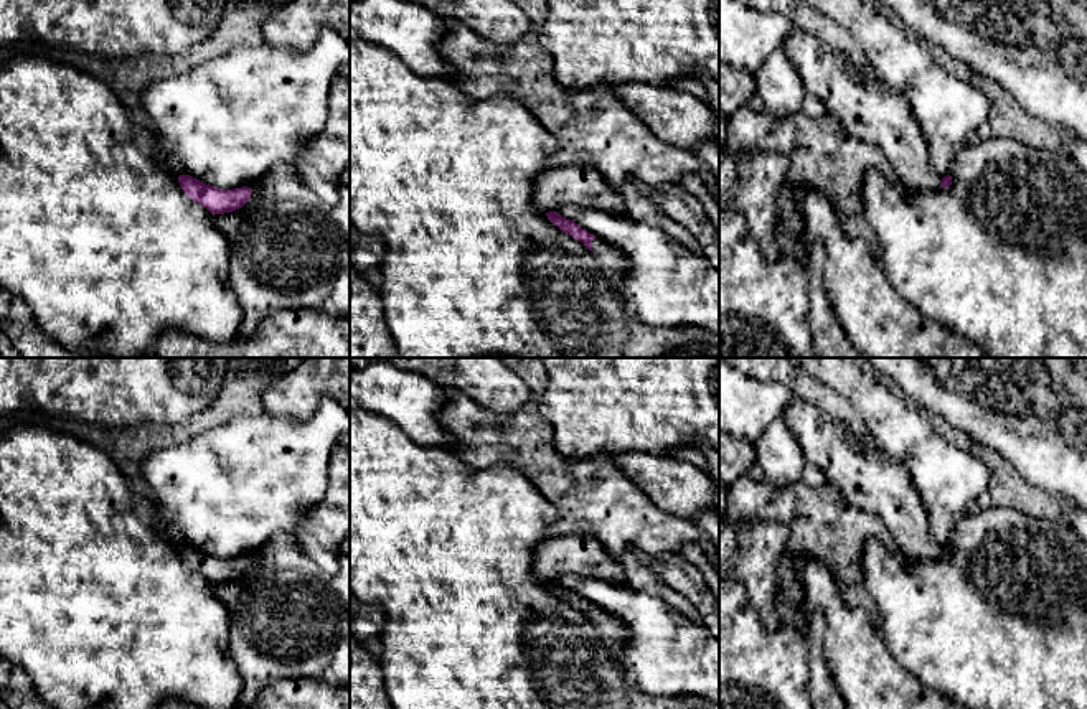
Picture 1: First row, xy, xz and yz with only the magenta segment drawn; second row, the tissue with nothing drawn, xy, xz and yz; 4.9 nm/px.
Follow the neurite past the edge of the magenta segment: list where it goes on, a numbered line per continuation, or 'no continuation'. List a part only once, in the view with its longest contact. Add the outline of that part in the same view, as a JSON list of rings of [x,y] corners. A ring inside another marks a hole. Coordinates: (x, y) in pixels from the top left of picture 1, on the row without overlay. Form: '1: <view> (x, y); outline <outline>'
1: xz (569, 554); outline [[[549,533],[538,541],[533,572],[544,582],[562,575],[627,582],[622,566],[605,551],[602,542],[581,533],[562,536]]]
2: xz (612, 629); outline [[[599,607],[592,608],[592,622],[602,630],[602,635],[614,643],[620,643],[628,636],[628,630]]]

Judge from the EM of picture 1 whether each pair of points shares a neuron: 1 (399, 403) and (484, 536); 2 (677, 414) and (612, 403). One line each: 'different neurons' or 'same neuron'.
1: different neurons
2: same neuron

